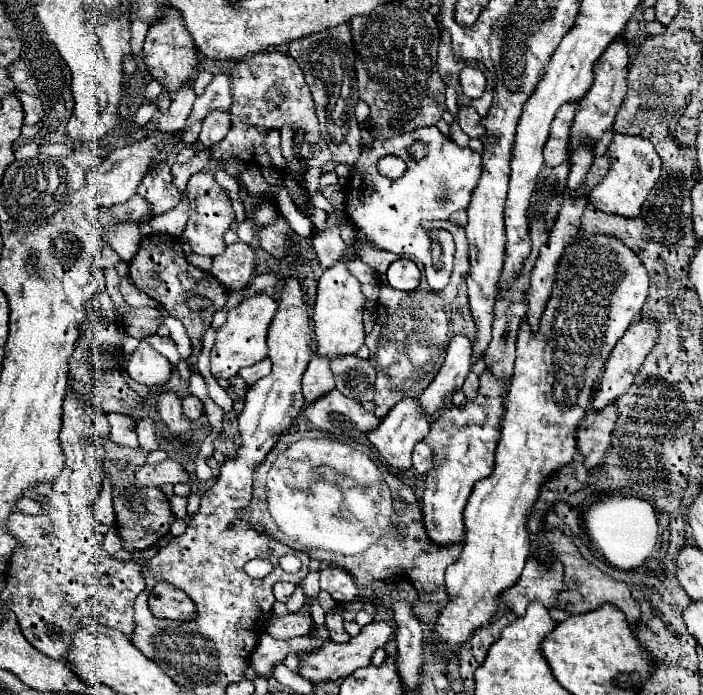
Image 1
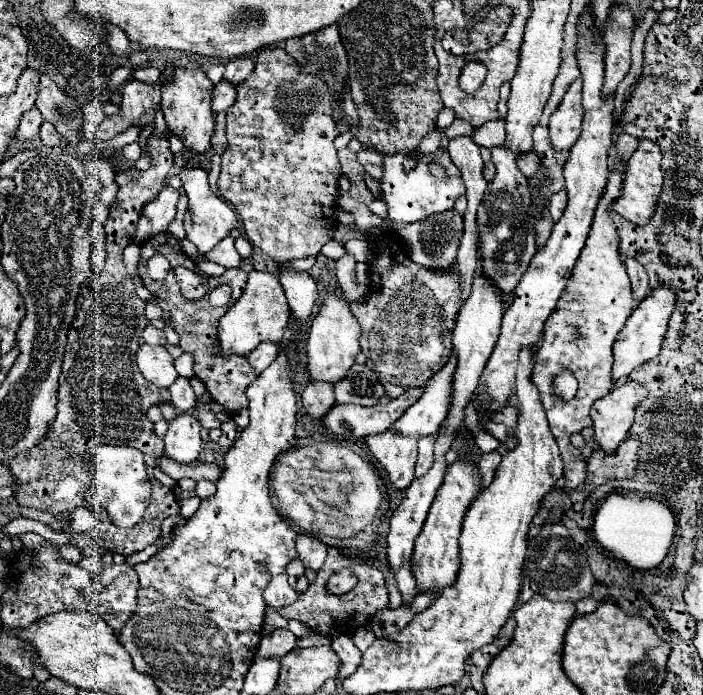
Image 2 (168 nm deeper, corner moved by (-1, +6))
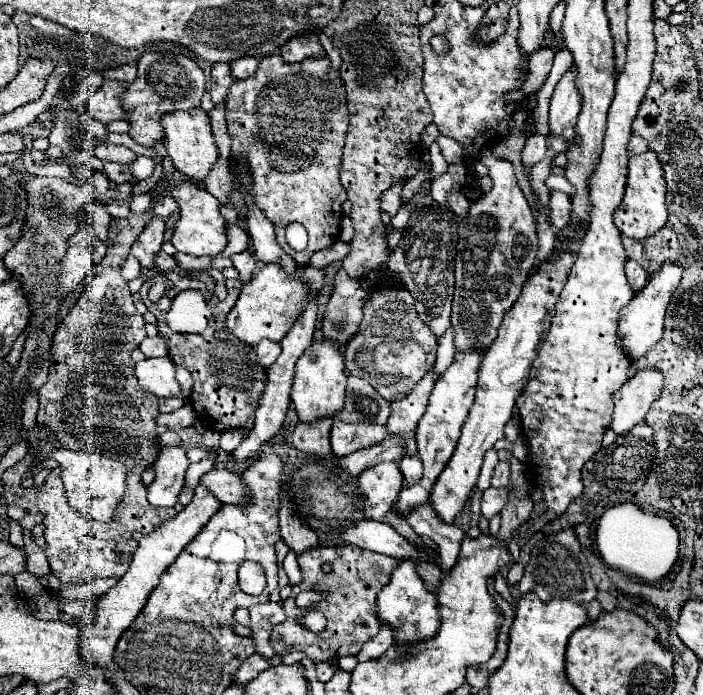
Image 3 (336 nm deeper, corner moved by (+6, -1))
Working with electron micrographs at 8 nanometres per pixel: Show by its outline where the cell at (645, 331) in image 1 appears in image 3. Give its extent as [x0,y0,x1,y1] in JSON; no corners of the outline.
[619,261,683,359]

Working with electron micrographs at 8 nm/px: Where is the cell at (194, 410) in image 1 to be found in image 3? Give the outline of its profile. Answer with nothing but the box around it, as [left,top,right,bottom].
[159,397,183,413]

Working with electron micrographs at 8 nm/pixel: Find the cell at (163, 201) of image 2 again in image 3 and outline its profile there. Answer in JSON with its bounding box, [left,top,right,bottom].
[129,219,173,293]

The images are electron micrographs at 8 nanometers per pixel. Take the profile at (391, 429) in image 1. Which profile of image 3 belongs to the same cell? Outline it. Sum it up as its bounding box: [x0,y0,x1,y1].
[359,463,403,521]

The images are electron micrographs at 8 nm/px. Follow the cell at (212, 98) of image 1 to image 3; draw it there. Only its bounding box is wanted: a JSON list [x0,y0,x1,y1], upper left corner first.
[231,59,259,79]

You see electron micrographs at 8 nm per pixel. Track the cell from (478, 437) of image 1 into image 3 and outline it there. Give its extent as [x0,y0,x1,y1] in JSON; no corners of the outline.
[377,559,439,643]

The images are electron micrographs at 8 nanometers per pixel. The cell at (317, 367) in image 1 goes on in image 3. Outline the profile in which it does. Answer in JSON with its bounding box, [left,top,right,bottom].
[293,417,333,459]

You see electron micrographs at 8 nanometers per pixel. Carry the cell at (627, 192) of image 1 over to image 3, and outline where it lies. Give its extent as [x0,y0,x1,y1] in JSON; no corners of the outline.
[613,151,667,239]

